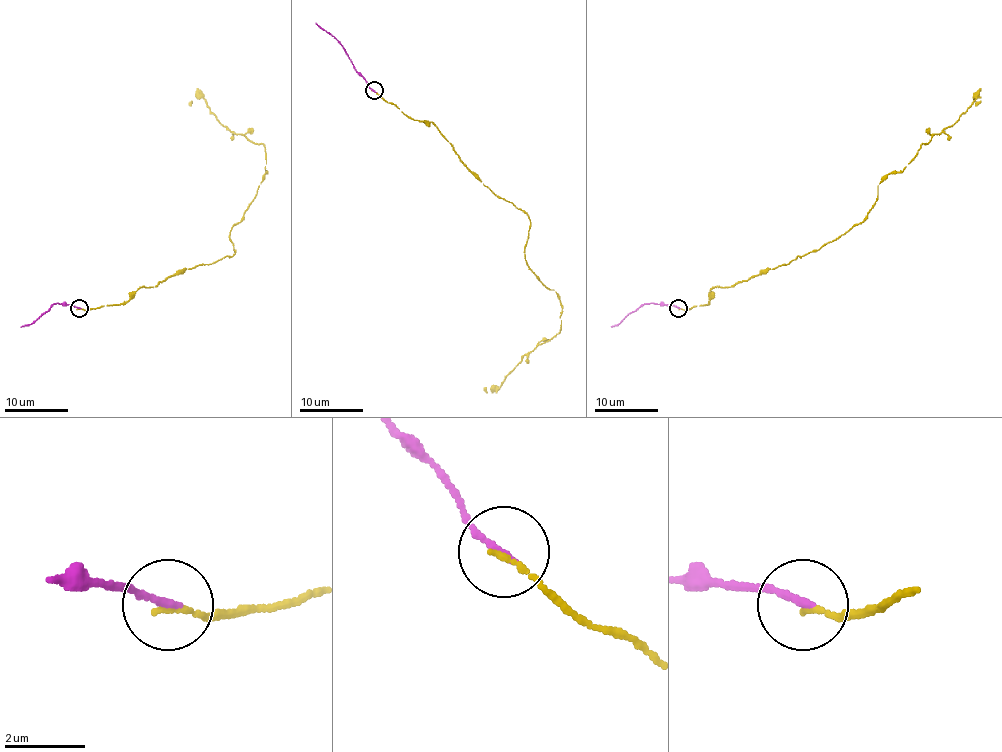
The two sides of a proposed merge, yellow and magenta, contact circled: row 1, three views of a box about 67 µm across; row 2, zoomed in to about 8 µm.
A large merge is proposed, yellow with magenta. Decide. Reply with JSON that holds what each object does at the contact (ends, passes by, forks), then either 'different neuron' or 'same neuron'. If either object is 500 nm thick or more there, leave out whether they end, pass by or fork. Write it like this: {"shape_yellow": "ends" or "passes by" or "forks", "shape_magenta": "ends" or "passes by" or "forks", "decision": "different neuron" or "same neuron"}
{"shape_yellow": "ends", "shape_magenta": "ends", "decision": "same neuron"}

